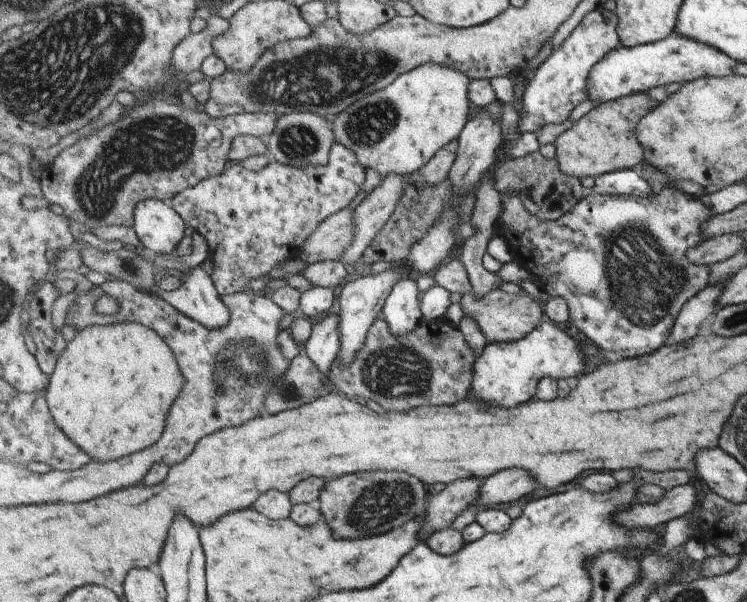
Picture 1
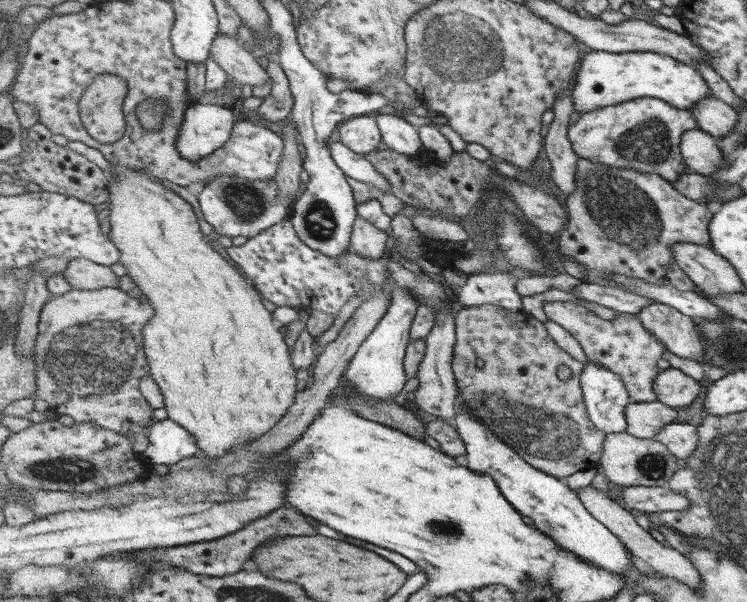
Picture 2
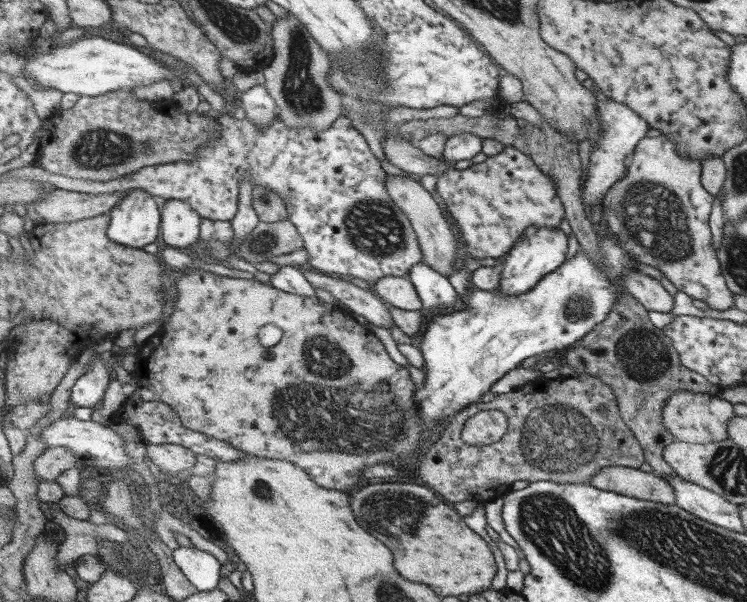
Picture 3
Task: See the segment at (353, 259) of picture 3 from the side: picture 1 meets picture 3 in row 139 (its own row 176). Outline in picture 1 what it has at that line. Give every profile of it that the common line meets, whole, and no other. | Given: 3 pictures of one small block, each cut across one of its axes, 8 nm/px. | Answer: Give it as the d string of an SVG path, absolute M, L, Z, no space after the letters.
M335 140L326 166L297 168L279 162L275 156L269 157L269 164L259 172L250 171L242 163L231 163L223 174L201 180L199 184L178 194L172 206L195 234L205 238L208 257L215 264L212 278L217 292L220 296L234 295L251 291L249 282L262 278L279 266L278 263L299 257L305 240L315 234L322 222L355 200L366 178L367 169L359 162L357 154Z

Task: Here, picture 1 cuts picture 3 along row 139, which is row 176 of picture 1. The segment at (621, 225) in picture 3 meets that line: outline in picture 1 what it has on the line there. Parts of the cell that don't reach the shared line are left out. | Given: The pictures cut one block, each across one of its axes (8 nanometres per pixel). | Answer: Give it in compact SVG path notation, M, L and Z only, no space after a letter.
M644 161L639 171L653 188L651 198L593 192L583 197L569 214L556 221L545 221L525 208L519 194L509 192L502 195L503 208L497 225L497 233L511 247L514 261L529 270L545 298L561 296L570 308L571 323L601 350L615 352L623 358L645 356L665 346L683 306L710 280L709 265L691 264L687 250L704 241L699 226L703 226L712 213L699 202L699 197L671 187L672 179L653 164Z

